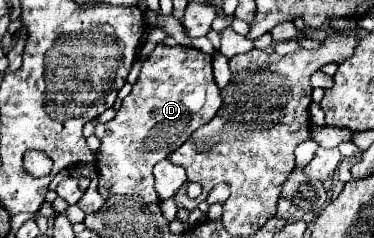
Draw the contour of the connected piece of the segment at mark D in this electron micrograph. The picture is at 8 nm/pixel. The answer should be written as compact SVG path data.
M157 45L153 53L143 63L141 75L137 83L133 85L131 93L123 99L121 109L117 115L103 125L97 125L93 135L101 139L101 147L97 149L97 175L99 175L99 193L107 199L111 195L139 195L143 201L155 203L159 197L153 189L153 167L169 157L175 149L179 149L185 139L203 123L209 123L211 115L221 107L221 93L219 87L213 81L213 67L211 67L211 55L201 53L191 47L165 47Z

